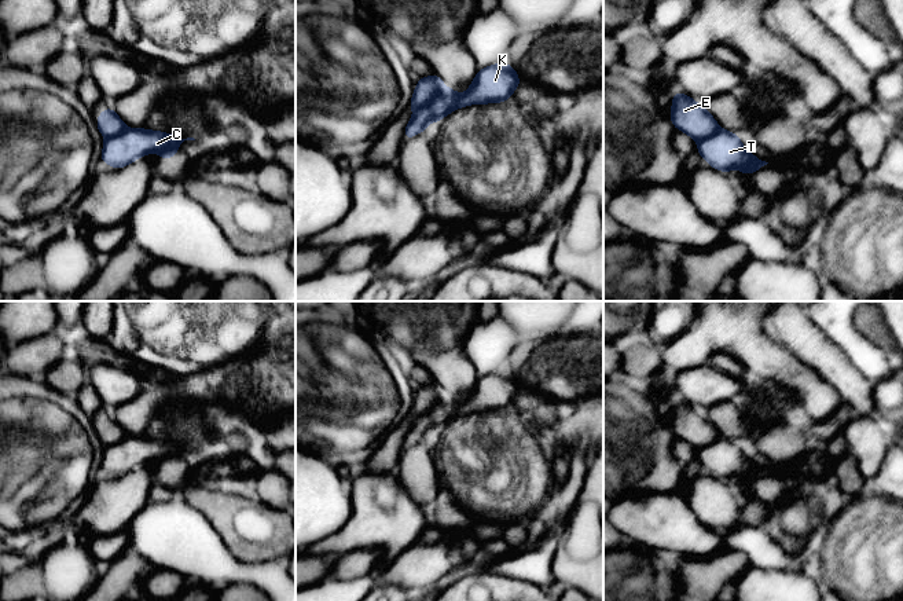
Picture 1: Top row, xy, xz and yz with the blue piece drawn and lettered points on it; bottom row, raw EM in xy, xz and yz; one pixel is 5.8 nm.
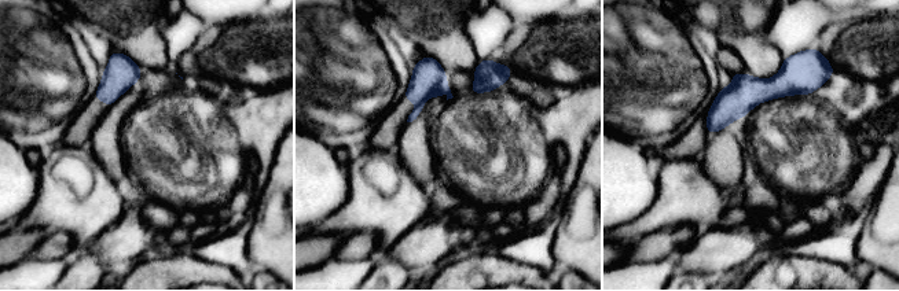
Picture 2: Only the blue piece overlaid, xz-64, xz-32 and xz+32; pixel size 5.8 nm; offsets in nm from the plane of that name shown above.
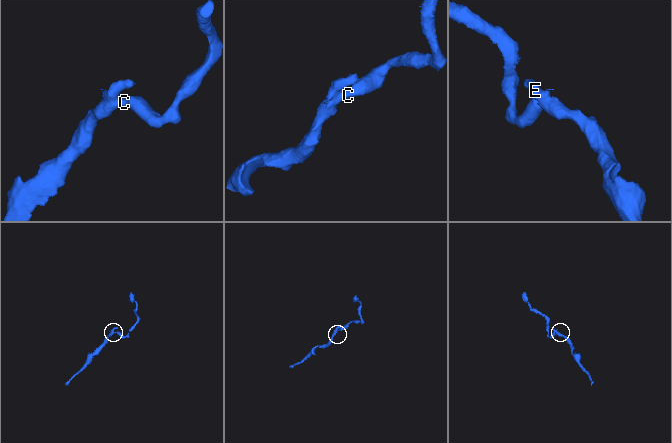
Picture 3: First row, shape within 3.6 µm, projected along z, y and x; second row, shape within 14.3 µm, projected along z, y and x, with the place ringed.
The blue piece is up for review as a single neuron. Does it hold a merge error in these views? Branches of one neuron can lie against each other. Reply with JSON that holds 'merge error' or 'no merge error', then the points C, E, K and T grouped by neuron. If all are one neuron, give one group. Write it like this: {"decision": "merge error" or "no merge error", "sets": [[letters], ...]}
{"decision": "merge error", "sets": [["C", "K", "T"], ["E"]]}

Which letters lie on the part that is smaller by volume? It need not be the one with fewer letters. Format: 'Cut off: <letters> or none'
Cut off: E

